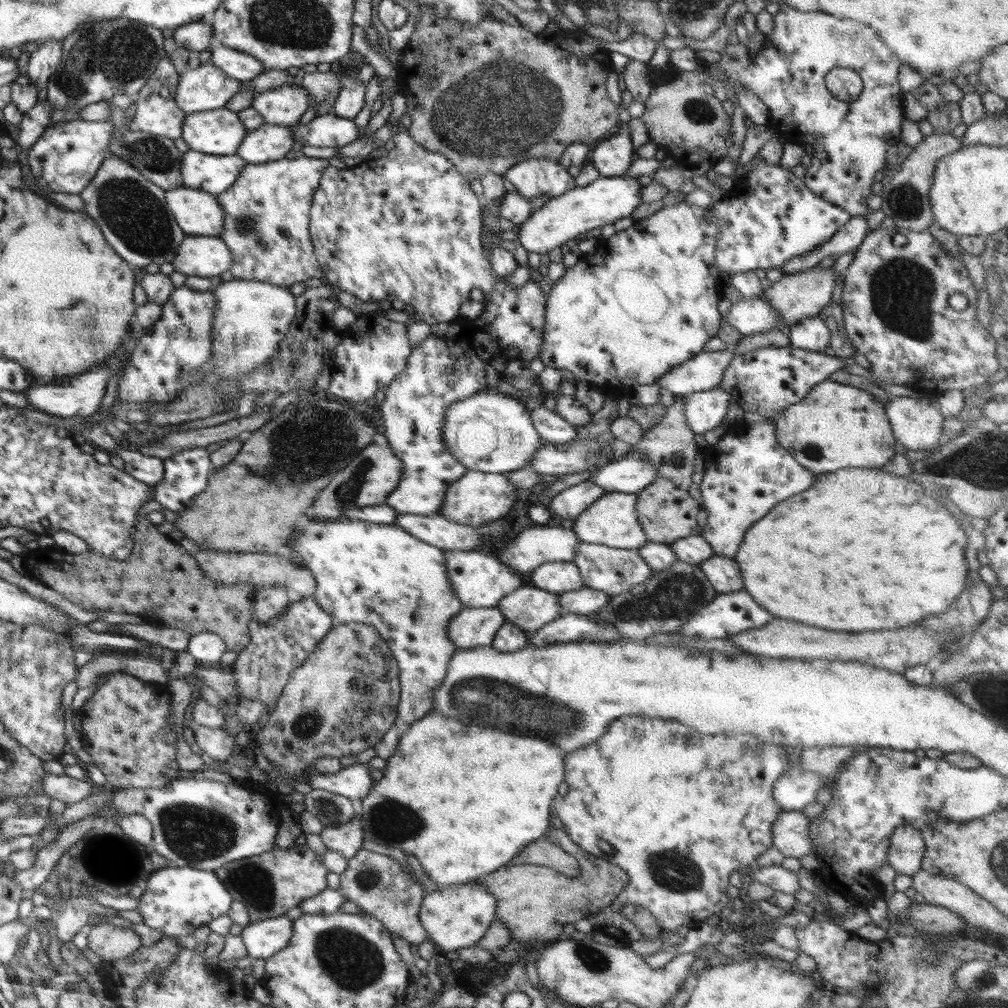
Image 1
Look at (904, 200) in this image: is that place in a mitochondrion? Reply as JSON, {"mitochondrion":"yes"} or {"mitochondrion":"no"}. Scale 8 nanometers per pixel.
{"mitochondrion":"yes"}

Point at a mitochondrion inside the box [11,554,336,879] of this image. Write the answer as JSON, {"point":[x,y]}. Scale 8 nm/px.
{"point":[197,833]}

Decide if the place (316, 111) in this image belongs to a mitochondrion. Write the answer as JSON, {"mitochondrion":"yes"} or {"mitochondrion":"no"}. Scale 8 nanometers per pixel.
{"mitochondrion":"no"}

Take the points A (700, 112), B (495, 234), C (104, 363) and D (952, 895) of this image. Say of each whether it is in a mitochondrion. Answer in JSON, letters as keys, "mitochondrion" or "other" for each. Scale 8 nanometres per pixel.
{"A":"mitochondrion","B":"other","C":"other","D":"other"}

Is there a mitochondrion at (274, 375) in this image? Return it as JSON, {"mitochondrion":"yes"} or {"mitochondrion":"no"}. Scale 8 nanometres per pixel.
{"mitochondrion":"no"}

